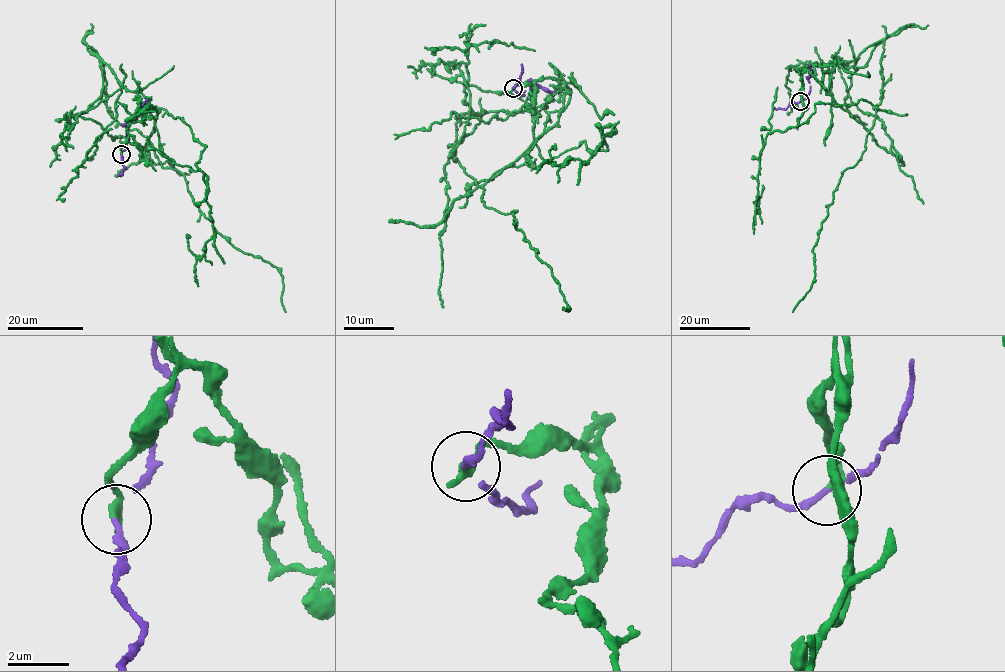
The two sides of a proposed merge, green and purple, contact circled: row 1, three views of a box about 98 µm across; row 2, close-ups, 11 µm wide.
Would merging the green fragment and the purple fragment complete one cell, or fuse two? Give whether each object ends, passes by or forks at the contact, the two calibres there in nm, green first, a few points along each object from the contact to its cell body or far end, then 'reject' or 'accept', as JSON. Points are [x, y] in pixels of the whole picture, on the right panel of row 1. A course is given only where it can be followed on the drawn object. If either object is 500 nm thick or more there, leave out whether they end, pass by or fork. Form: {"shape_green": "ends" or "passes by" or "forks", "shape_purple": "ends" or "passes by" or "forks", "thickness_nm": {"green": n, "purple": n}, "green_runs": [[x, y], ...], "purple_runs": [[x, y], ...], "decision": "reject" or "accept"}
{"shape_green": "ends", "shape_purple": "passes by", "thickness_nm": {"green": 280, "purple": 150}, "green_runs": [[800, 101], [797, 68], [868, 133], [833, 192], [813, 248], [812, 286], [792, 312]], "purple_runs": [[800, 101], [809, 93], [808, 77], [812, 72], [809, 66]], "decision": "reject"}

